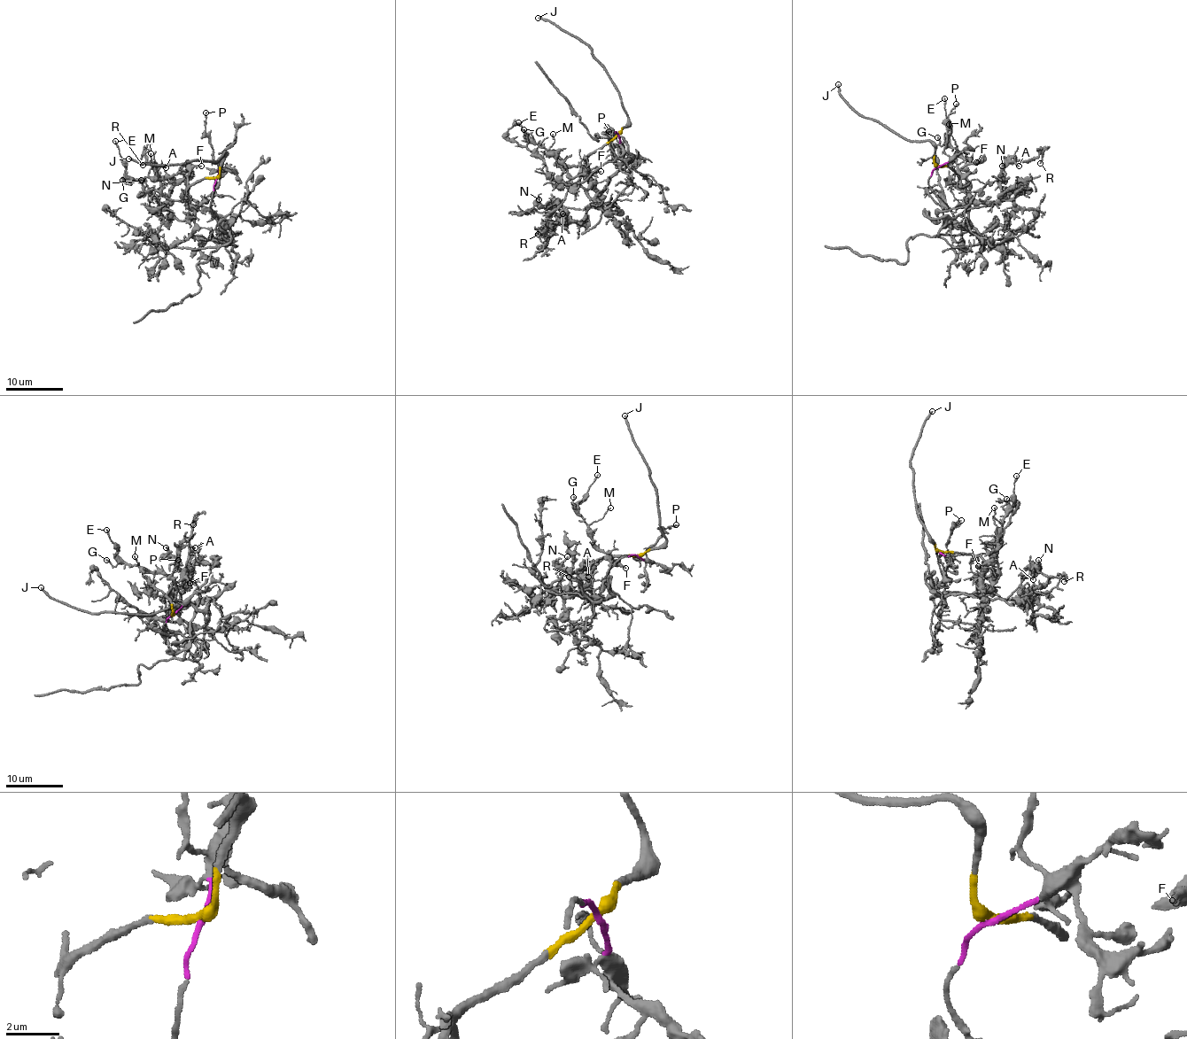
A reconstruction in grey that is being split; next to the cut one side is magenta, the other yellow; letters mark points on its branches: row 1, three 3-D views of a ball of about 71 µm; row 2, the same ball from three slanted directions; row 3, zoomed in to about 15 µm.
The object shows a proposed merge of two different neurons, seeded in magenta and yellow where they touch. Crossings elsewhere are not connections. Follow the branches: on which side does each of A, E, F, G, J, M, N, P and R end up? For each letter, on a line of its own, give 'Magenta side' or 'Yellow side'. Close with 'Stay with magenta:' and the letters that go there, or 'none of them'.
A: Magenta side
E: Yellow side
F: Yellow side
G: Yellow side
J: Yellow side
M: Yellow side
N: Magenta side
P: Magenta side
R: Magenta side
Stay with magenta: A, N, P, R

